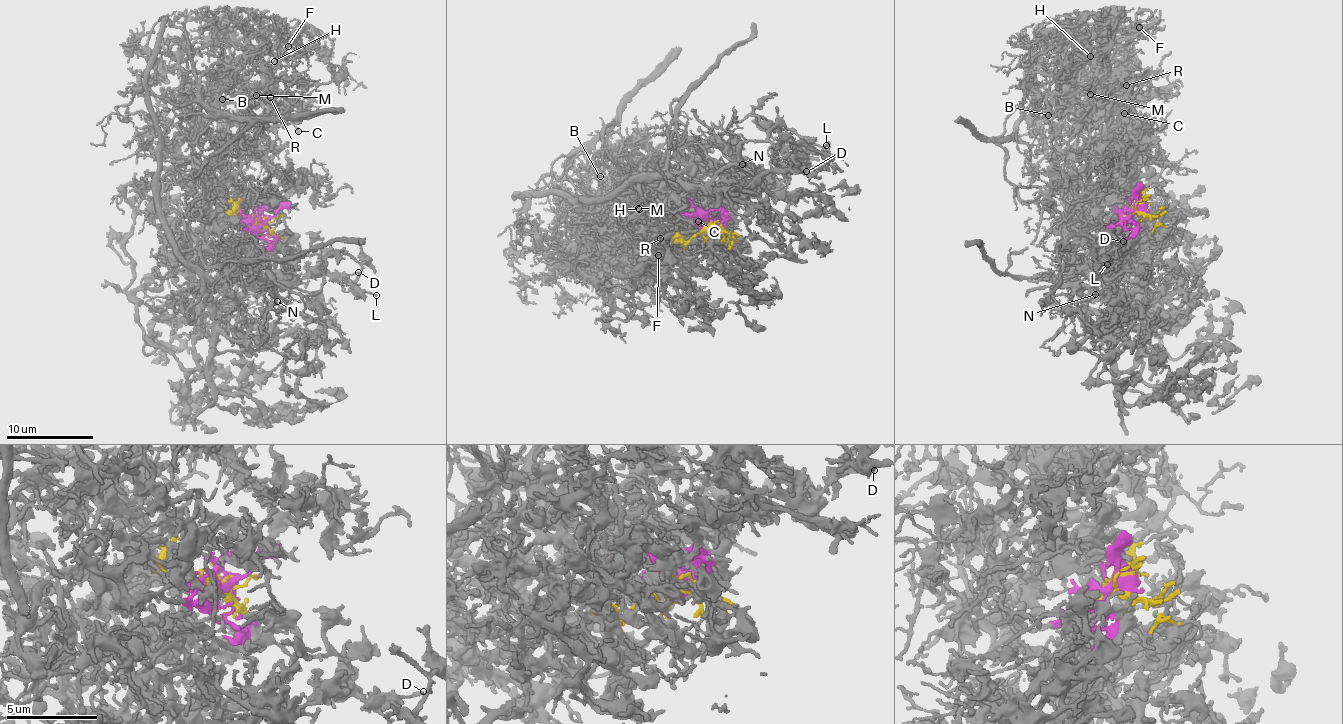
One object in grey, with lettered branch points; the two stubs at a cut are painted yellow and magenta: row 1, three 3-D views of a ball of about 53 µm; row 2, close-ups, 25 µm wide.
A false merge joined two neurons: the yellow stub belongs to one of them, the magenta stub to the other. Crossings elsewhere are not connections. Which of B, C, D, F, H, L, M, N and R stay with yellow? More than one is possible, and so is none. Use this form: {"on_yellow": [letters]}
{"on_yellow": ["B", "C", "F", "H", "M", "R"]}

